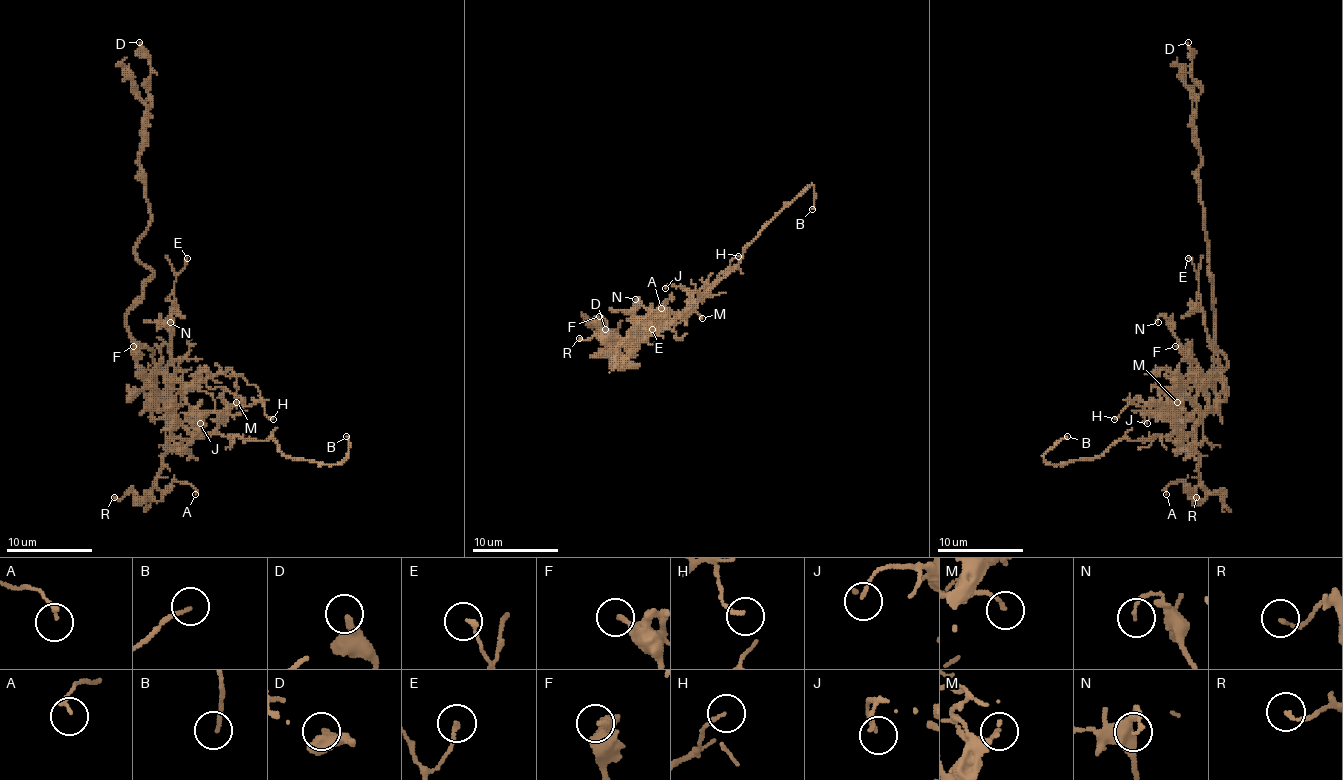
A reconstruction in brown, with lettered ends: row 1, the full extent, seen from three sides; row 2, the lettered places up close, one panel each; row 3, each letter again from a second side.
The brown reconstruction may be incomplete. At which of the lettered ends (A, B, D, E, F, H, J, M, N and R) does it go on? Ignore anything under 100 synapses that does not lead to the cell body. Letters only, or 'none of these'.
B

